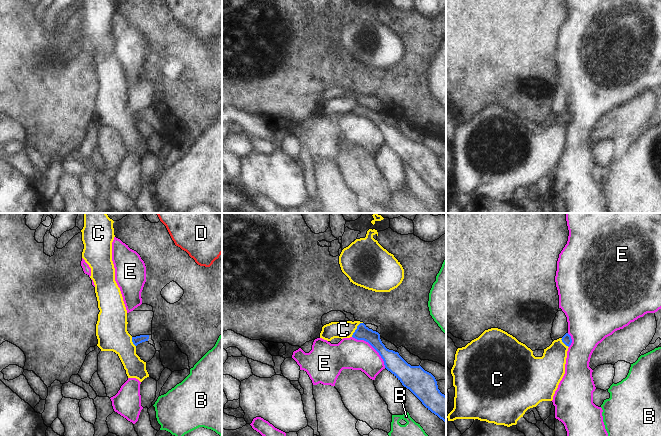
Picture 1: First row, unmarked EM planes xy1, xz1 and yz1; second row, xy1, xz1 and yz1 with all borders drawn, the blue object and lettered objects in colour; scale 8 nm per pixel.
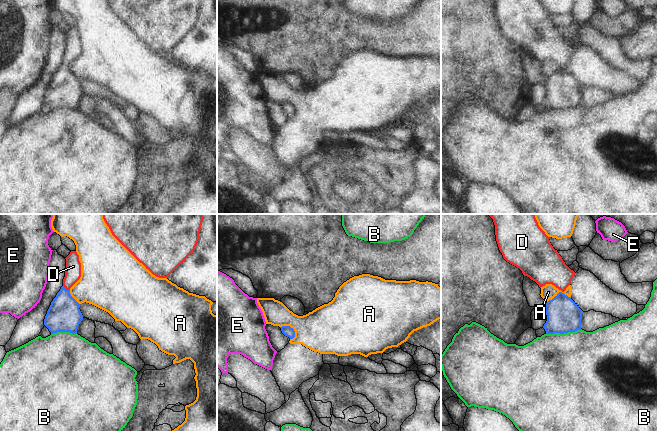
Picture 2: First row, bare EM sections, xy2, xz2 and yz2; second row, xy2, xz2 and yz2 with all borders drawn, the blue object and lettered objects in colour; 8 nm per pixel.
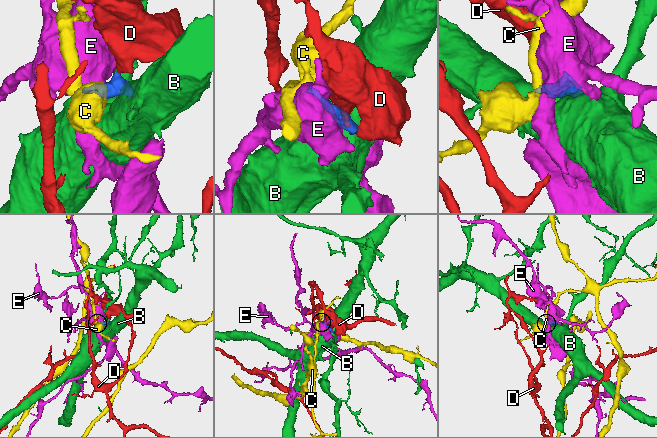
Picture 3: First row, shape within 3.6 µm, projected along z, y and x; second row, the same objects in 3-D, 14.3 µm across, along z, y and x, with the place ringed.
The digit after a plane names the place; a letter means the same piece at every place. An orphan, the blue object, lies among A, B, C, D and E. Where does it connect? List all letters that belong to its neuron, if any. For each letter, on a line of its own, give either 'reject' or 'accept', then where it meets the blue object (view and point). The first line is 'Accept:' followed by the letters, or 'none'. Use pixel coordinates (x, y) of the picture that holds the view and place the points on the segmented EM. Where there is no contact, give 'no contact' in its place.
Accept: D
A: reject | xz2 (289, 326)
B: reject | yz2 (563, 333)
C: reject | xz1 (356, 329)
D: accept | xy2 (65, 289)
E: reject | xz1 (372, 346)

